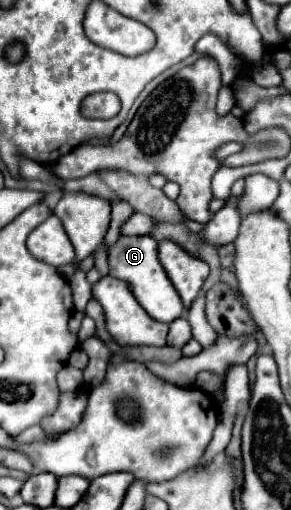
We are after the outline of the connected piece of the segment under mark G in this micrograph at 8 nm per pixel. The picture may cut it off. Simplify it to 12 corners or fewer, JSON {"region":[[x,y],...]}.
{"region":[[150,235],[120,236],[108,248],[110,276],[130,284],[154,320],[184,306]]}

